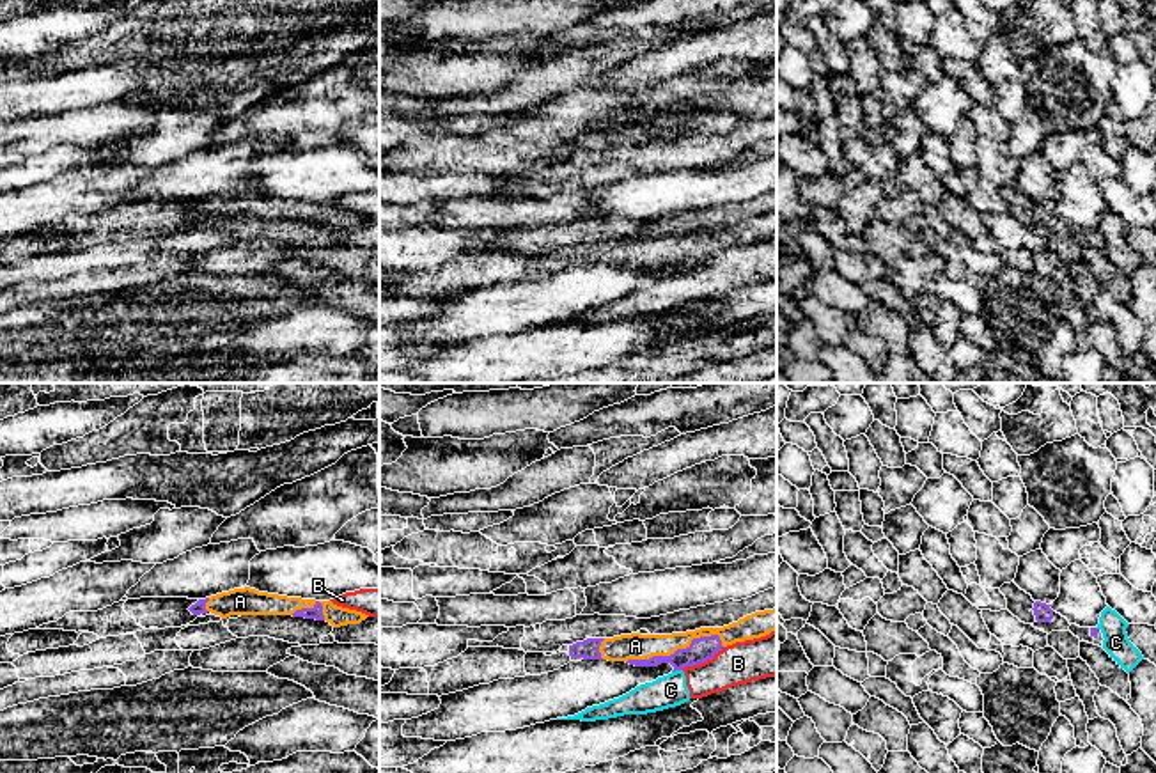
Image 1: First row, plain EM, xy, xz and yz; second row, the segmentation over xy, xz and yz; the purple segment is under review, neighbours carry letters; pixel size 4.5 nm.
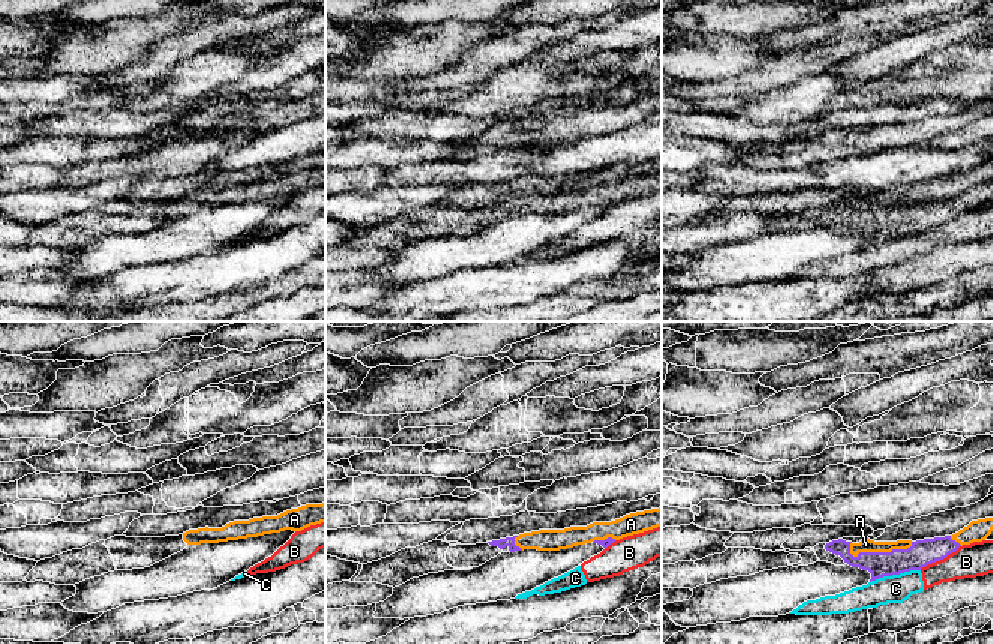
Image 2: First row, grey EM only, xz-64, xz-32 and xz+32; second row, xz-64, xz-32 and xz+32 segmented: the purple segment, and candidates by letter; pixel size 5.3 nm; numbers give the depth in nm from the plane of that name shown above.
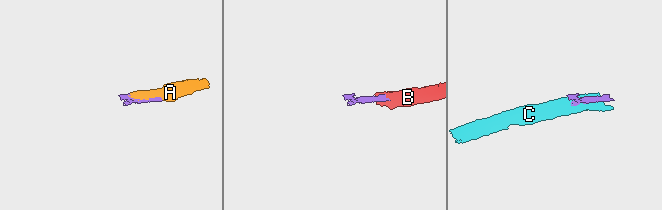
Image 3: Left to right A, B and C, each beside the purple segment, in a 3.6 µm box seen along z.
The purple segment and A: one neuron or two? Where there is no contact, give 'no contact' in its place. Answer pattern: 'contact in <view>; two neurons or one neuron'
contact in xz; one neuron

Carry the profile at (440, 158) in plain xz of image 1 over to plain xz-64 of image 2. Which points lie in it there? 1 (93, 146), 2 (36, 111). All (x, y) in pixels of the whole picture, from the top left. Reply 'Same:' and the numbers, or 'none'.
Same: none

